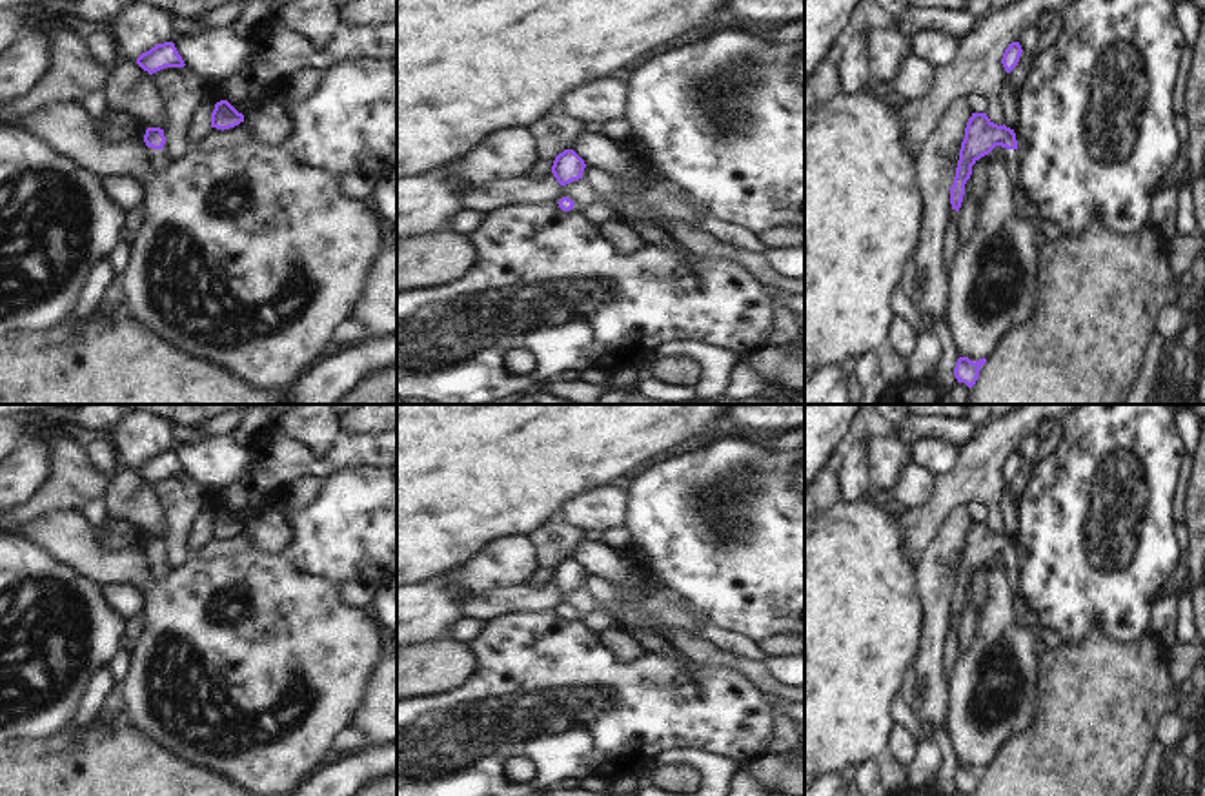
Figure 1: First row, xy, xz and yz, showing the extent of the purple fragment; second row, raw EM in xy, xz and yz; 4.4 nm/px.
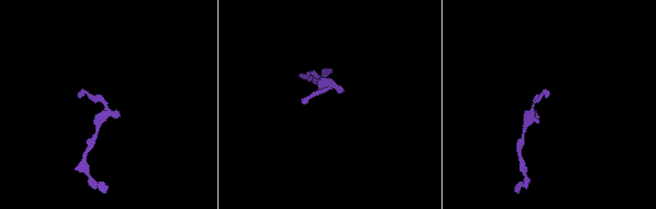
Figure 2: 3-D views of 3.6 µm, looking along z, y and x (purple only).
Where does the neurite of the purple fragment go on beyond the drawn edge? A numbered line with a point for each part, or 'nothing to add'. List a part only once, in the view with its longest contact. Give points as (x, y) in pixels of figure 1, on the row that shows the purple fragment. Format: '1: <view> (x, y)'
1: xy (159, 159)

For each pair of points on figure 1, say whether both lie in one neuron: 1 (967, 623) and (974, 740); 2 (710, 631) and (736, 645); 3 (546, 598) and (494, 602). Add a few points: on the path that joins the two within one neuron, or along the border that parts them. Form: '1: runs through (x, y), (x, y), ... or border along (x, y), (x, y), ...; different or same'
1: border along (978, 612), (974, 634), (961, 647); different
2: runs through (716, 636), (730, 642); same
3: runs through (534, 598), (506, 600); same

